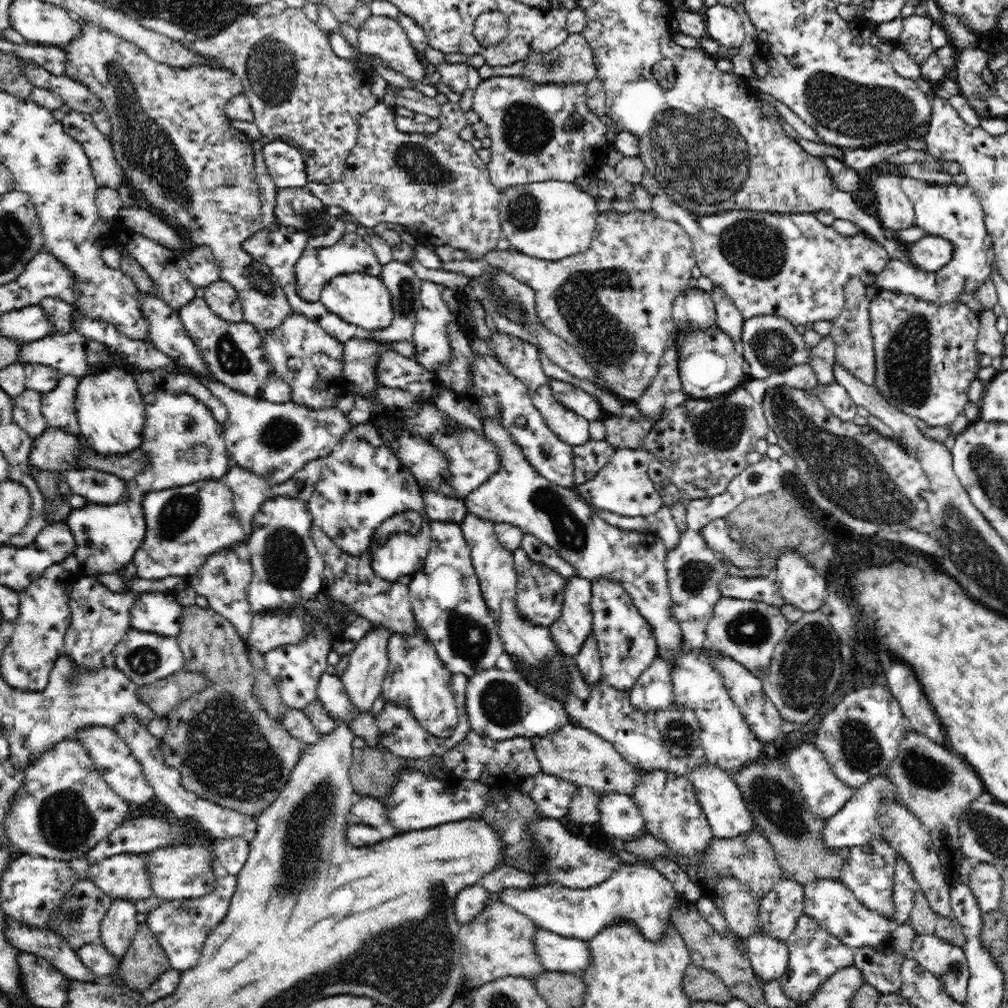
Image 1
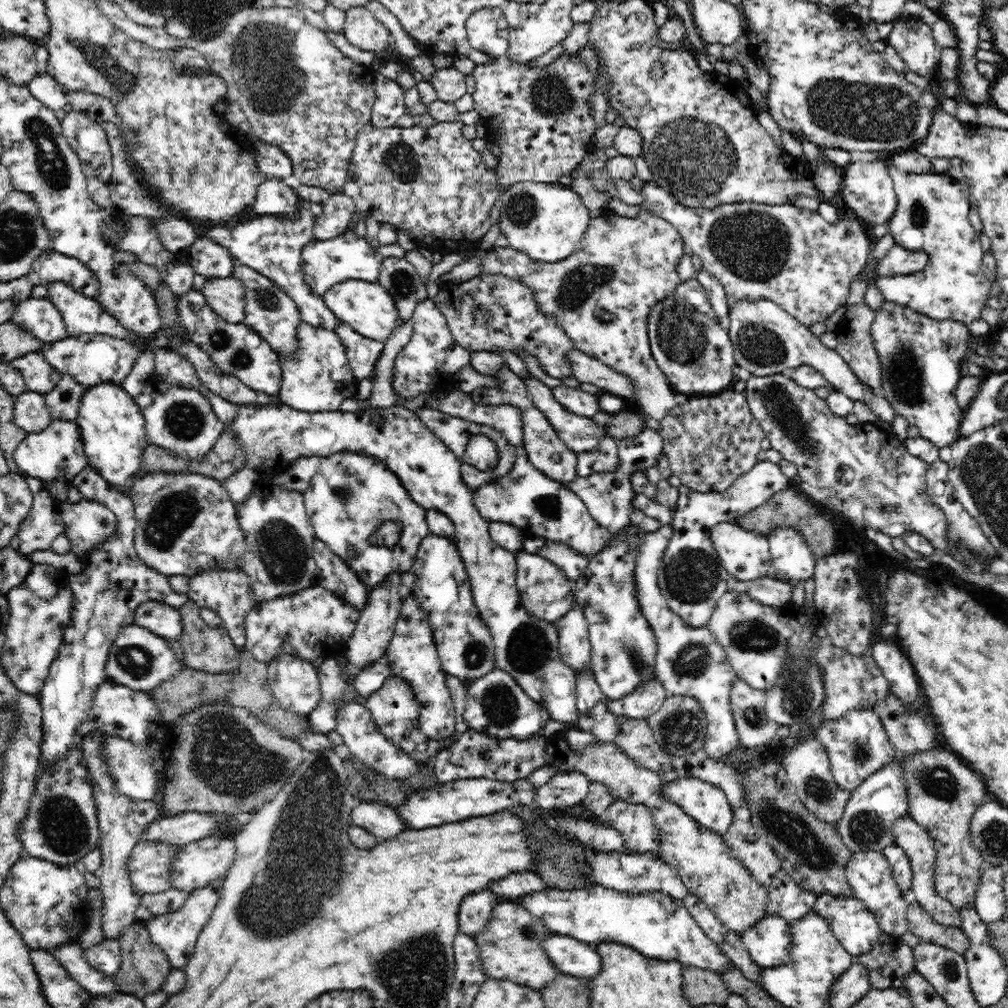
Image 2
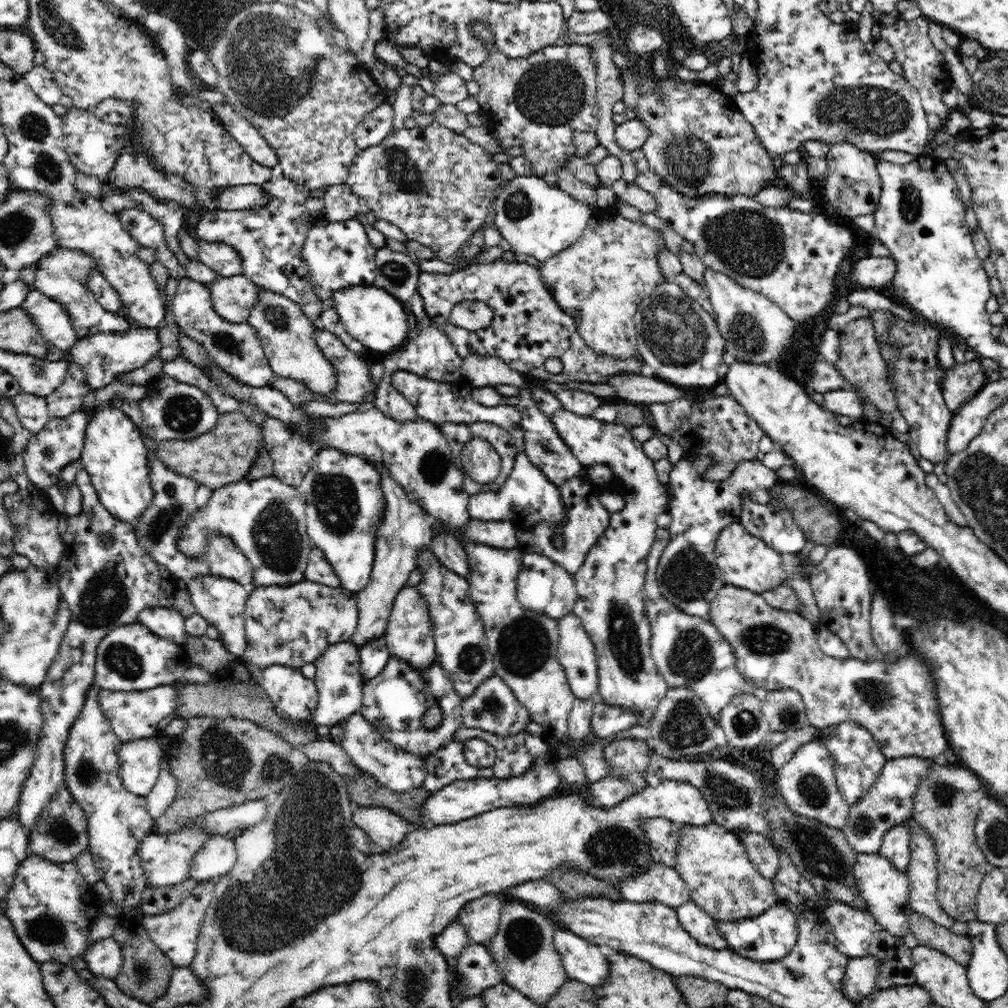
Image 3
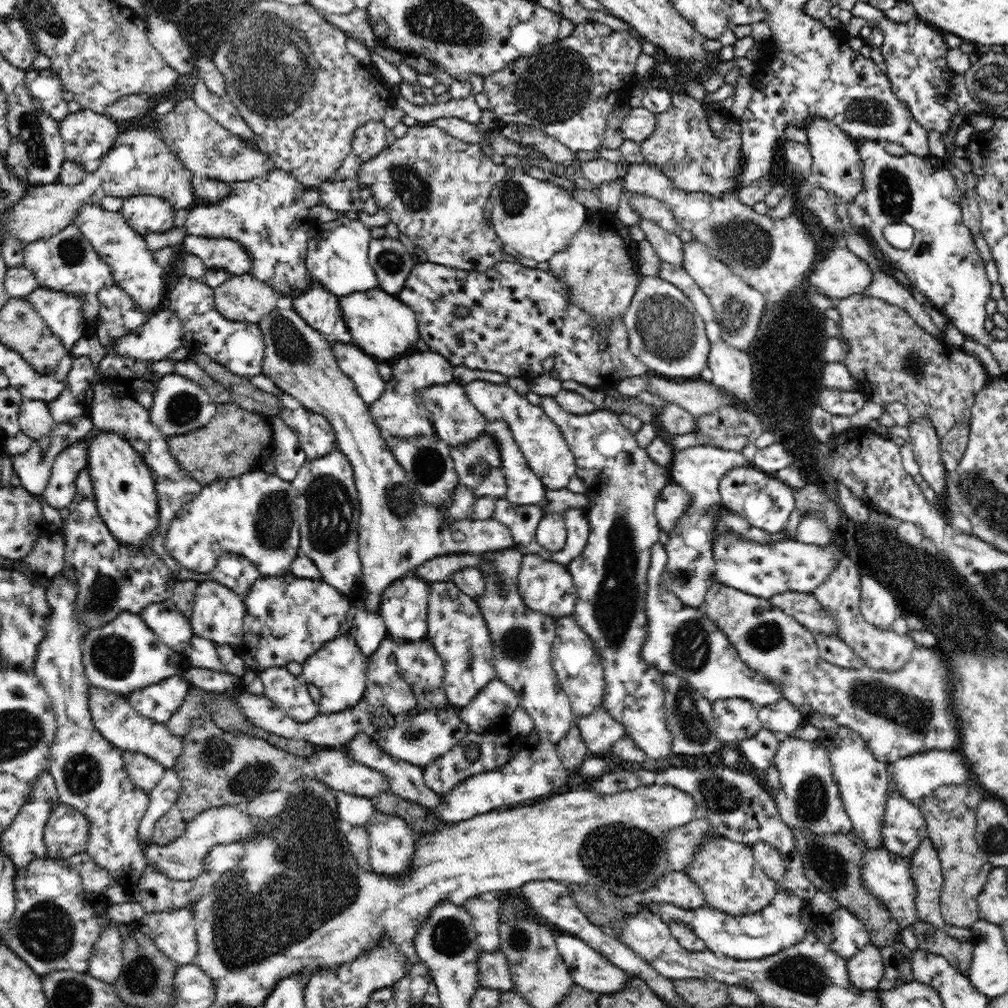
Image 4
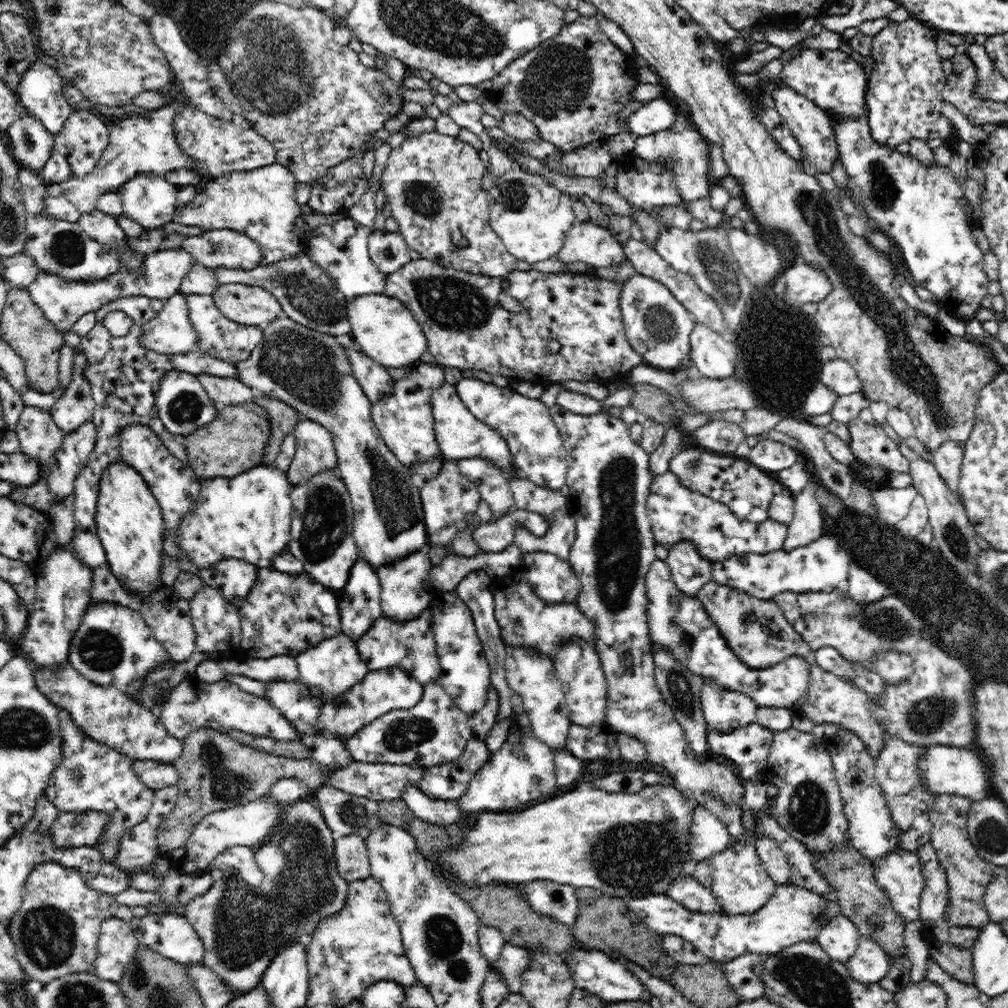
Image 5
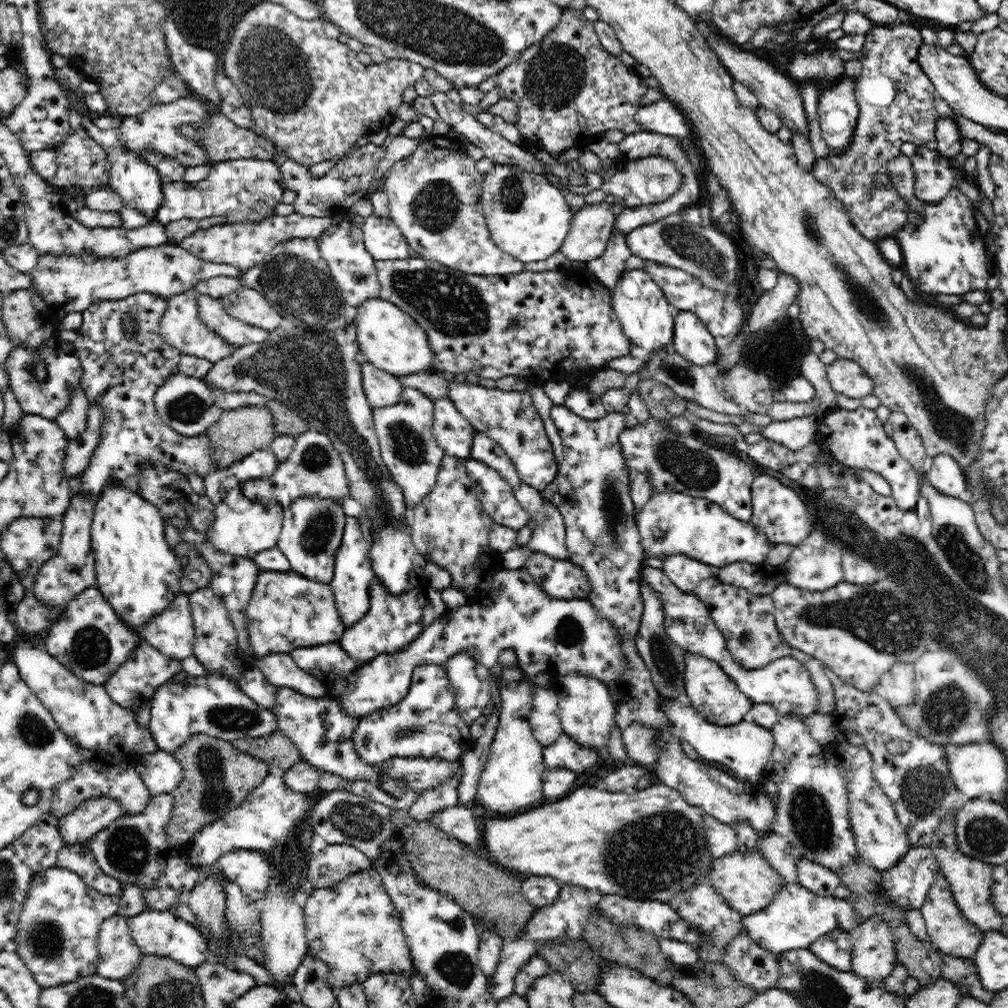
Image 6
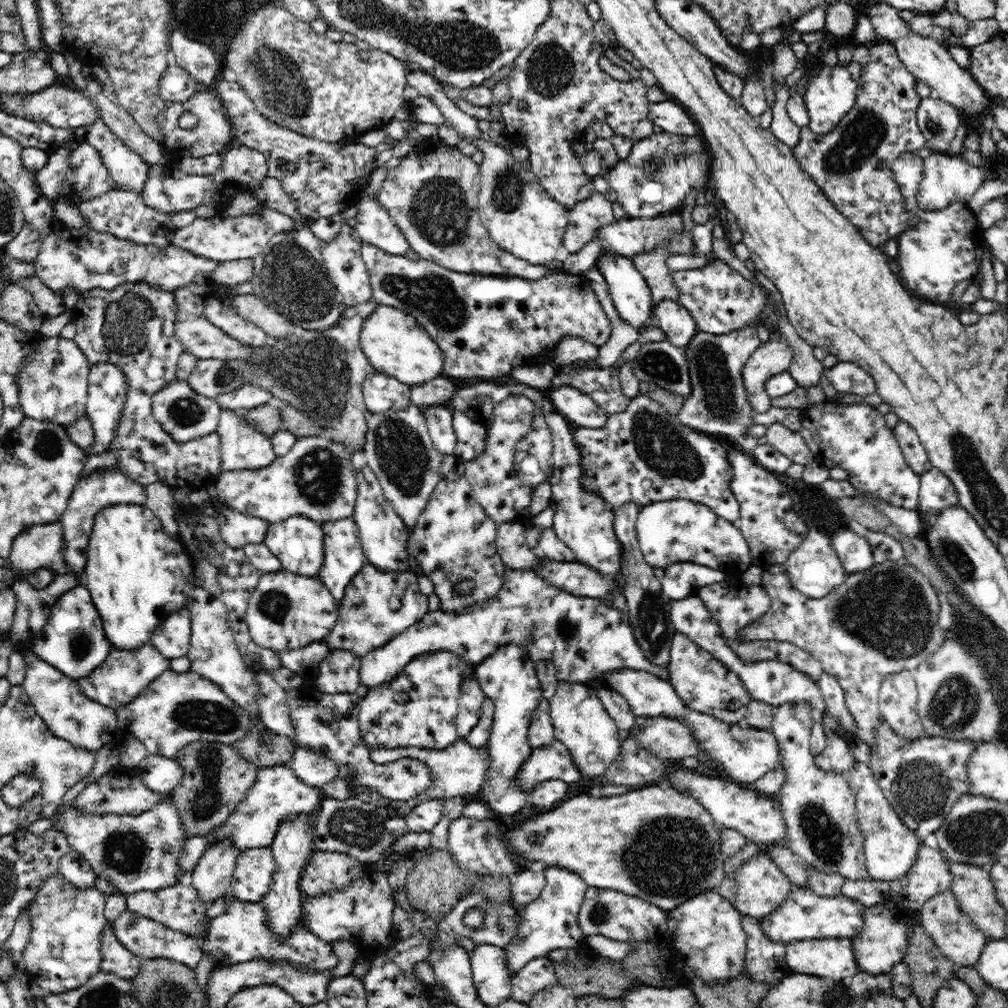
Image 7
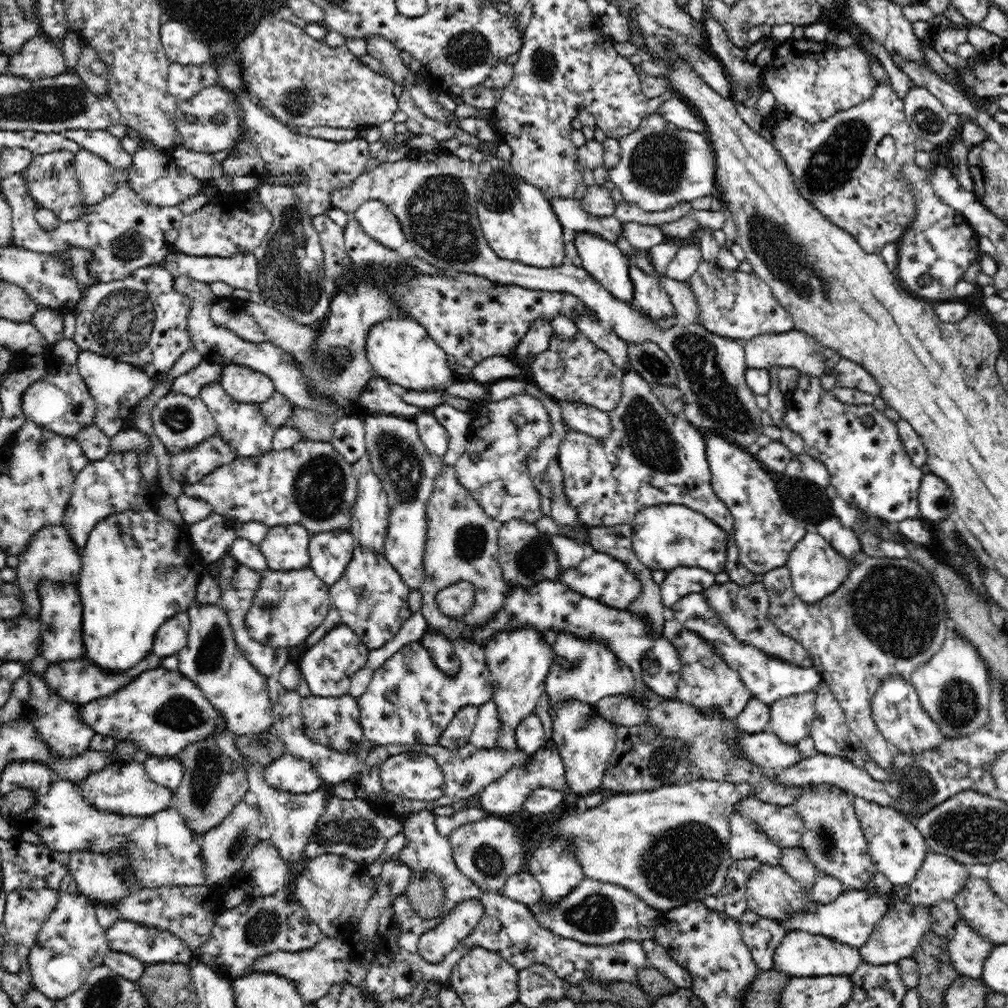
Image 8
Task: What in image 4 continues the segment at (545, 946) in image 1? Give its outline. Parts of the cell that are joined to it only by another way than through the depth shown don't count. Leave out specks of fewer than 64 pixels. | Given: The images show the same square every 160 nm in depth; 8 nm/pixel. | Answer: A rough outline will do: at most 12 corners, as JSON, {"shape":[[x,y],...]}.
{"shape":[[580,938],[555,943],[574,984],[601,995],[627,973]]}

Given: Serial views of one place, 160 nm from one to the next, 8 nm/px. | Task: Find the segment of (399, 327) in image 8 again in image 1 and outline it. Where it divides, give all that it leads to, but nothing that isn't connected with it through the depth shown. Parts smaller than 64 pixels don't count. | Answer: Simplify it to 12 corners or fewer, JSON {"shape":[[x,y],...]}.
{"shape":[[340,274],[320,301],[366,330],[388,328],[391,292],[371,274]]}

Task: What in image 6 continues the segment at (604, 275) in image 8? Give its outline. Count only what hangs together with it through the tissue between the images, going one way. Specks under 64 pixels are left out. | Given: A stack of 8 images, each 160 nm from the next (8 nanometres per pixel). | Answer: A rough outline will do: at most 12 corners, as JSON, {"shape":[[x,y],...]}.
{"shape":[[642,269],[625,270],[611,303],[649,354],[673,344],[677,310]]}

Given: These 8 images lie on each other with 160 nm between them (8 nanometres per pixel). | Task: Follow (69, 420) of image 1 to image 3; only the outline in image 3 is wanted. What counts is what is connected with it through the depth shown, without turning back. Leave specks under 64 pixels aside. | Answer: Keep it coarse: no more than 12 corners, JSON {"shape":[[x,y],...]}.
{"shape":[[70,363],[64,382],[45,397],[49,414],[82,412],[91,389],[82,367]]}

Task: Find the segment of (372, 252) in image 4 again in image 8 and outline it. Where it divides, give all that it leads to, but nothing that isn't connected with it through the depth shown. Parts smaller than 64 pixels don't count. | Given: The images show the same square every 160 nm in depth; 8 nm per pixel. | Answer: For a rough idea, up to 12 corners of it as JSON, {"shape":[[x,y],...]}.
{"shape":[[368,200],[352,213],[368,236],[389,249],[407,241],[384,202]]}

